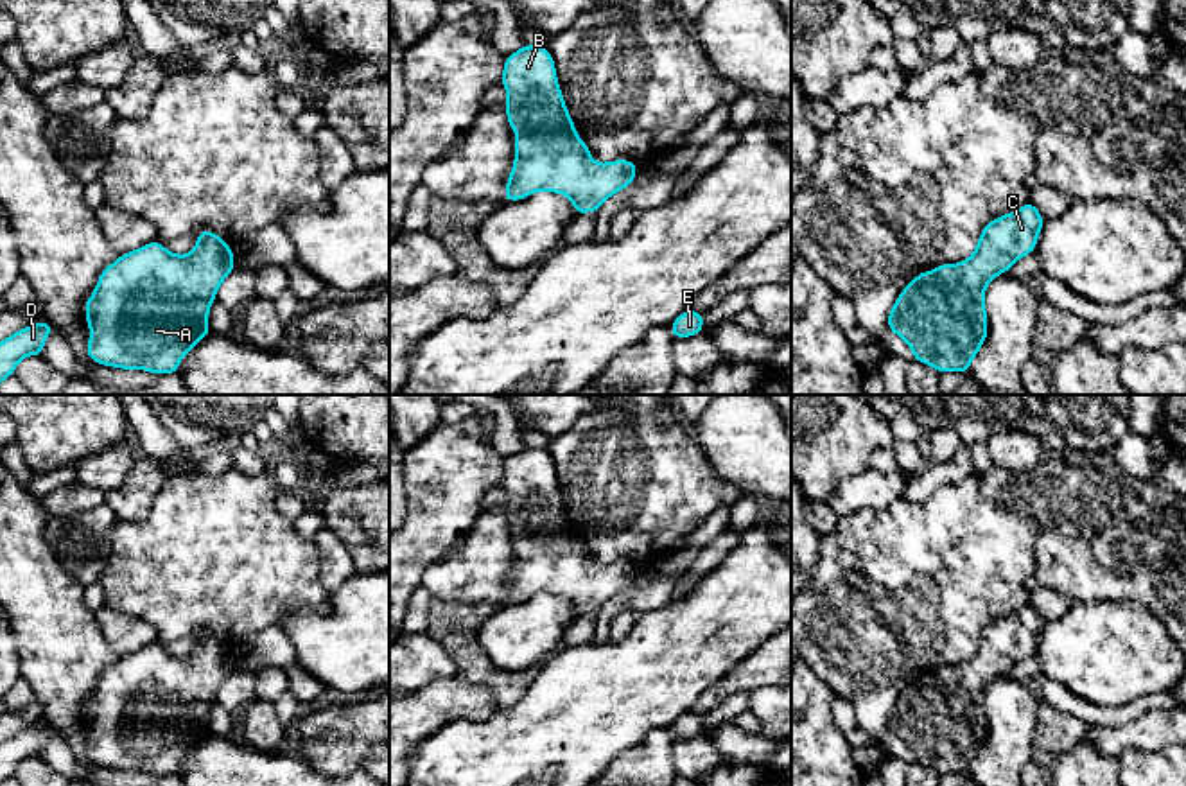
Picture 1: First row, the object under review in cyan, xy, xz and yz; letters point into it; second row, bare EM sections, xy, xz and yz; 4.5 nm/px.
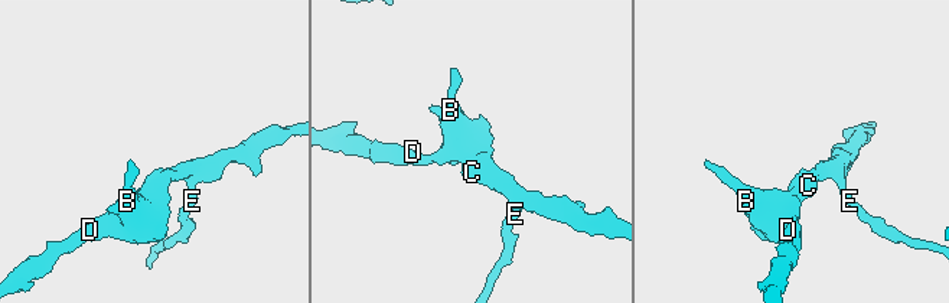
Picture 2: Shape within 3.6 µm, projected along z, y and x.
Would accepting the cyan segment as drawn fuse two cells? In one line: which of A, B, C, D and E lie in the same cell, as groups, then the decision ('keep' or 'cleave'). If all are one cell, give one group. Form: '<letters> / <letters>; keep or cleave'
A B C D E; keep

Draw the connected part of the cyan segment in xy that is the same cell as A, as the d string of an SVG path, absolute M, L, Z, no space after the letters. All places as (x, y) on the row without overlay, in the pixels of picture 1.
M212 632L199 633L188 657L174 657L158 642L120 657L100 675L93 696L84 705L90 727L88 759L122 772L178 775L181 759L212 736L208 712L233 669L231 650Z

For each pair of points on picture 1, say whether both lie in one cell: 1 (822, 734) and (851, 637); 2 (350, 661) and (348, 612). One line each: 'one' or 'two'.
1: two
2: one

